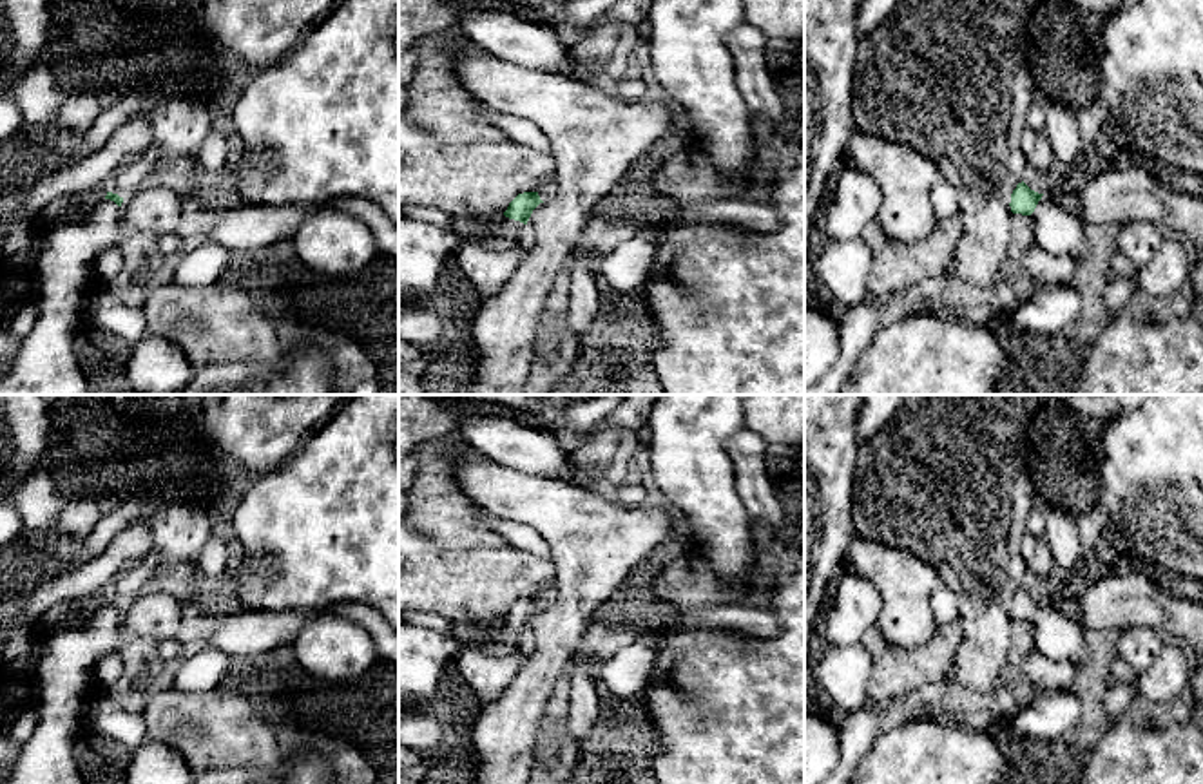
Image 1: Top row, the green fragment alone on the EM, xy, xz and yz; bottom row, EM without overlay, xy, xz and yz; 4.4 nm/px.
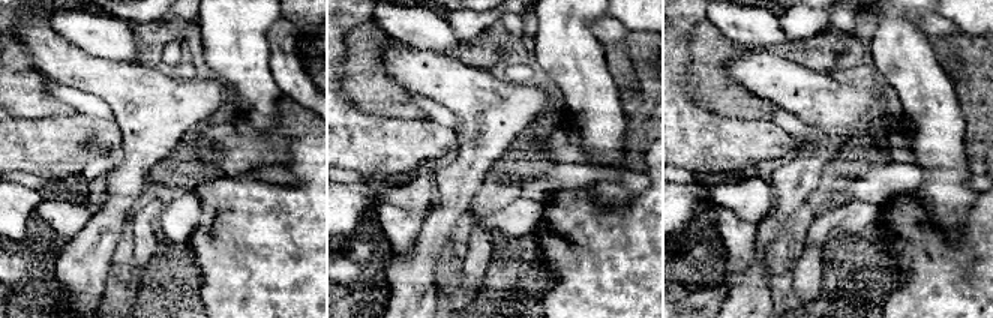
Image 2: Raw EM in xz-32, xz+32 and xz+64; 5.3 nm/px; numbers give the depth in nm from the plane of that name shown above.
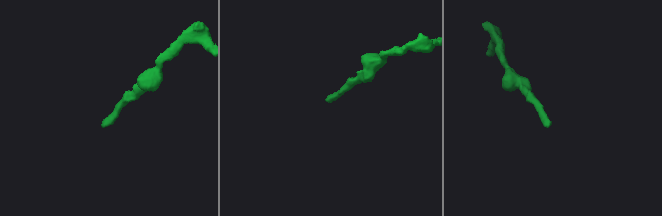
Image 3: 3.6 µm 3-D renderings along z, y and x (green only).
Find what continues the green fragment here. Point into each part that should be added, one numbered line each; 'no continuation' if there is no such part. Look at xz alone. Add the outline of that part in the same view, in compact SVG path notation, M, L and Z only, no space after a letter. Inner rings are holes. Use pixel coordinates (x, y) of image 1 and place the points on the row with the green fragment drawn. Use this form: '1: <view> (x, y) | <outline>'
1: xz (511, 236) | M504 215L500 226L489 234L476 235L476 244L487 250L522 253L529 243L527 225ZM475 234L476 235L476 234Z

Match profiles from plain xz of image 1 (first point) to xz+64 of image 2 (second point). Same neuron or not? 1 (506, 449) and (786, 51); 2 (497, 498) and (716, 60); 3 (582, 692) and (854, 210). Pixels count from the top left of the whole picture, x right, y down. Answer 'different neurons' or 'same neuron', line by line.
1: different neurons
2: different neurons
3: different neurons

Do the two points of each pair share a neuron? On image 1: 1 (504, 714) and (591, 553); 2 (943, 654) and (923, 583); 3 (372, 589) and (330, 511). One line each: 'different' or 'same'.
1: same
2: different
3: same

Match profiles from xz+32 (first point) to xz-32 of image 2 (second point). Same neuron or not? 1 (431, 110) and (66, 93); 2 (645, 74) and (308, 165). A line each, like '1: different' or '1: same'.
1: same
2: different

